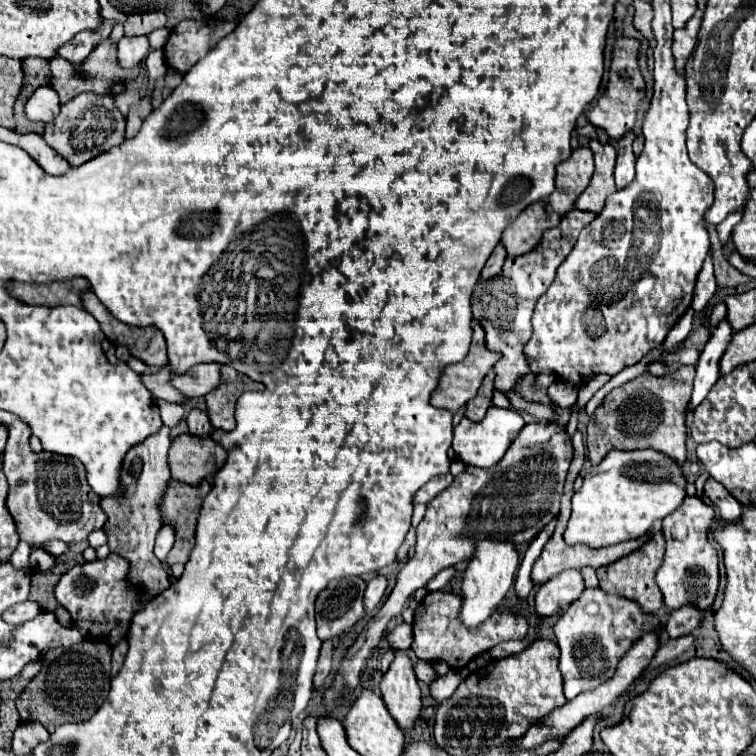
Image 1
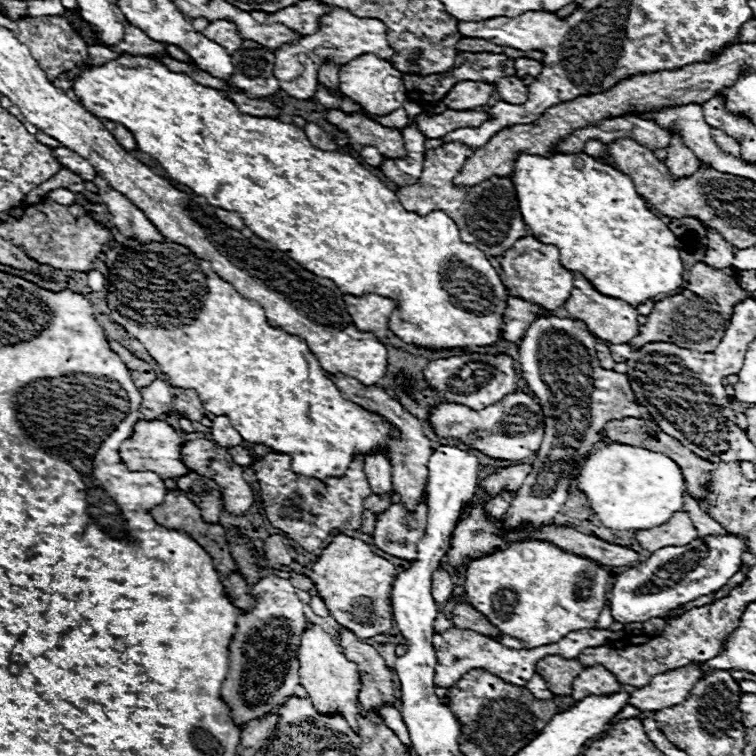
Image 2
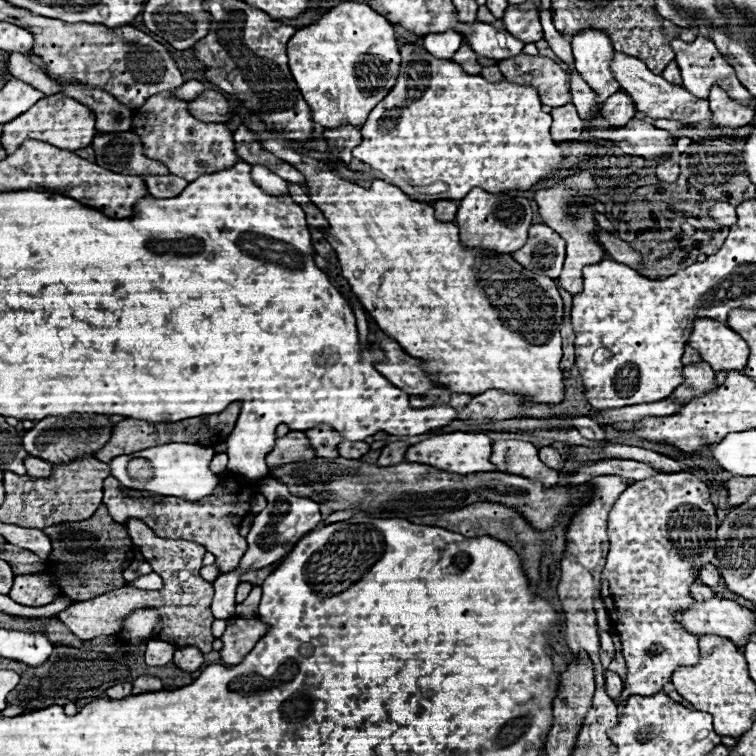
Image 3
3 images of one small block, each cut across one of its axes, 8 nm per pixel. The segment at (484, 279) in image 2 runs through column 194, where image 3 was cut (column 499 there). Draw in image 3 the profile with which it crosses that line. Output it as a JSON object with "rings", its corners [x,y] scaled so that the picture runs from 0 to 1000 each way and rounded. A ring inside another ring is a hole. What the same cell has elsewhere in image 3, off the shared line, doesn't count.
{"rings":[[[532,61],[529,63],[529,74],[532,74],[532,85],[529,85],[529,98],[526,98],[524,114],[513,122],[511,132],[505,132],[489,148],[487,159],[476,169],[476,175],[479,175],[479,190],[466,198],[466,206],[471,212],[484,214],[497,228],[505,228],[511,233],[511,238],[516,238],[521,246],[526,246],[532,251],[545,251],[545,257],[548,257],[550,265],[558,265],[558,267],[566,267],[566,270],[571,270],[577,265],[611,265],[624,249],[638,249],[638,251],[643,251],[648,257],[664,257],[664,254],[675,254],[675,251],[701,251],[706,243],[730,235],[733,228],[738,222],[743,222],[746,204],[743,204],[741,193],[728,180],[730,153],[717,146],[712,122],[706,116],[701,116],[701,114],[683,114],[683,111],[675,111],[672,106],[661,106],[661,108],[648,111],[648,108],[643,108],[635,101],[622,101],[622,98],[611,95],[611,90],[606,90],[606,85],[601,85],[595,79],[579,79],[579,77],[574,77],[571,71],[566,71],[561,66],[561,61]],[[579,241],[585,241],[590,246],[587,254],[582,254],[577,259],[553,259],[558,251],[563,251],[563,246],[571,246],[571,243],[579,243]]]}

